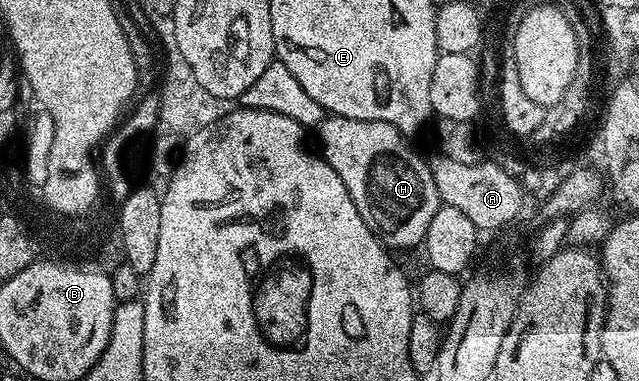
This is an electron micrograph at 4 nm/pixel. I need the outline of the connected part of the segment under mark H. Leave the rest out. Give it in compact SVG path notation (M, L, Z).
M326 116L318 127L319 153L338 172L354 208L385 247L423 243L434 212L442 205L428 162L408 147L409 139L385 122Z

